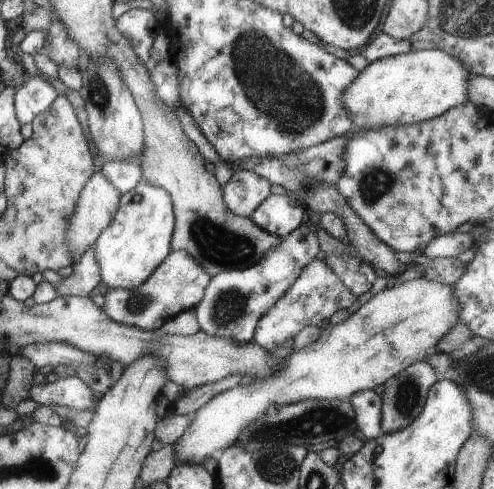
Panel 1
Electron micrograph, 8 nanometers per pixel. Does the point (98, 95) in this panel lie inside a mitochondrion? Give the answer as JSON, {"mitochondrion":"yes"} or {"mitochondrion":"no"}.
{"mitochondrion":"yes"}

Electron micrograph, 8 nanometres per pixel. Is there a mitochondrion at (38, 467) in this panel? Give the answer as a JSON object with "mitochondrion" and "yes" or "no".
{"mitochondrion":"yes"}

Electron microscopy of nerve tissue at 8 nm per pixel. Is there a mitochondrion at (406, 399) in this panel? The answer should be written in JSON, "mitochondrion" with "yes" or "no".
{"mitochondrion":"yes"}

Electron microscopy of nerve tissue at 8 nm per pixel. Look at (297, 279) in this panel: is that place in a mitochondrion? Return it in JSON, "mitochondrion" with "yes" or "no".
{"mitochondrion":"no"}

